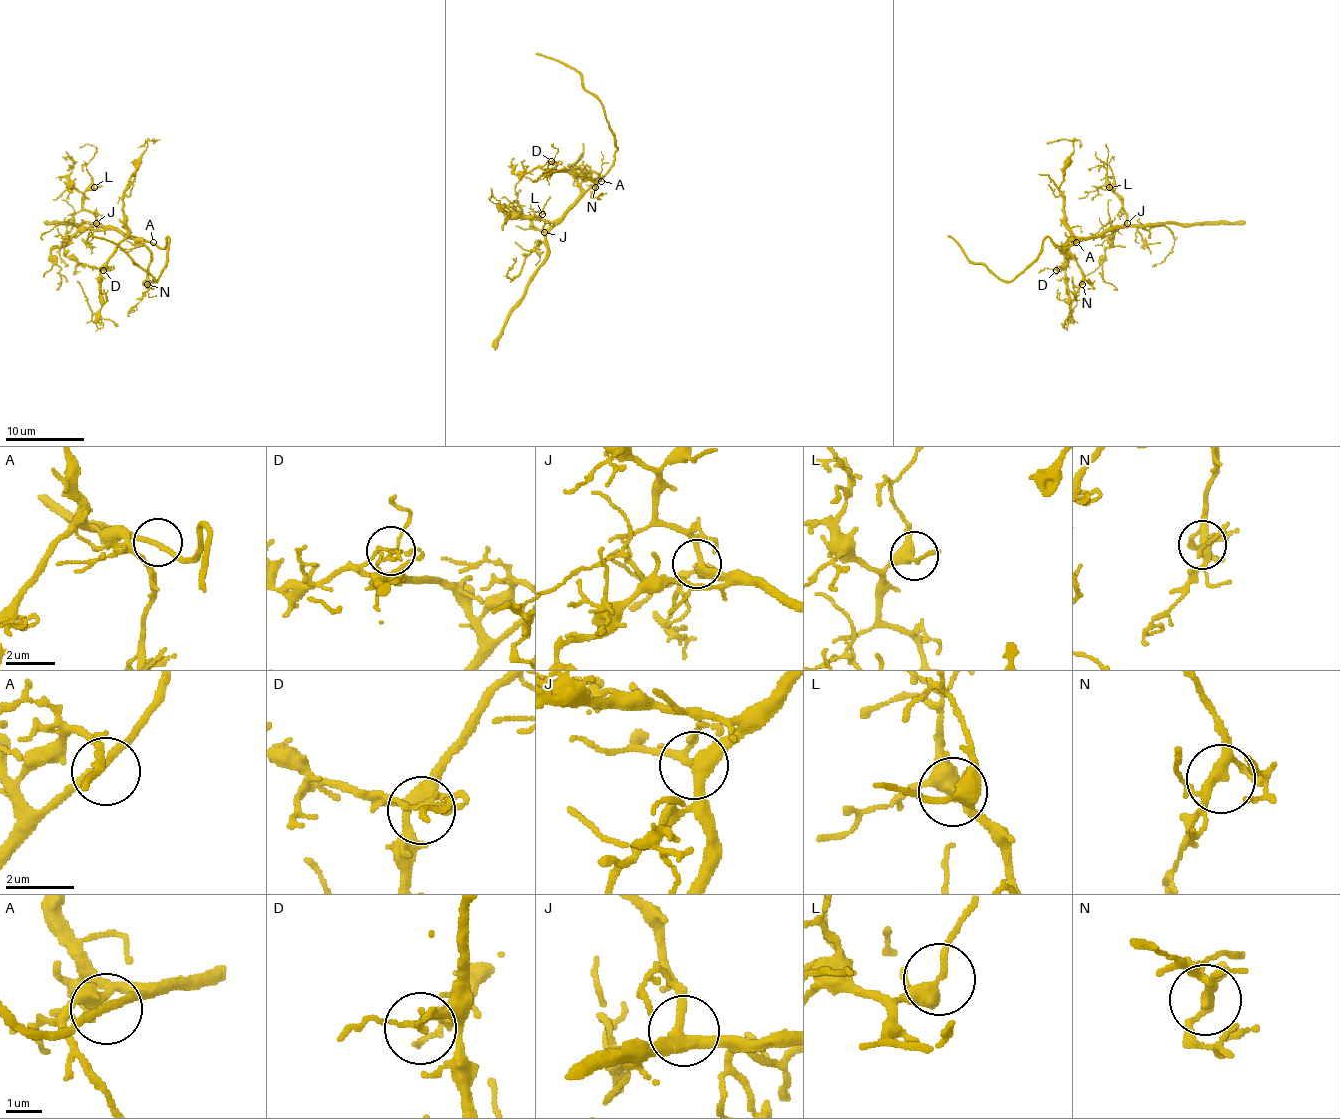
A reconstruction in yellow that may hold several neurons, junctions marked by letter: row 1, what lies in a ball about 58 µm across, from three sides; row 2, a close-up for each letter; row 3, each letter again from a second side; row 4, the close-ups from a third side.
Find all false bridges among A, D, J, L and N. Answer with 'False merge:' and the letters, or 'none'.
False merge: none

